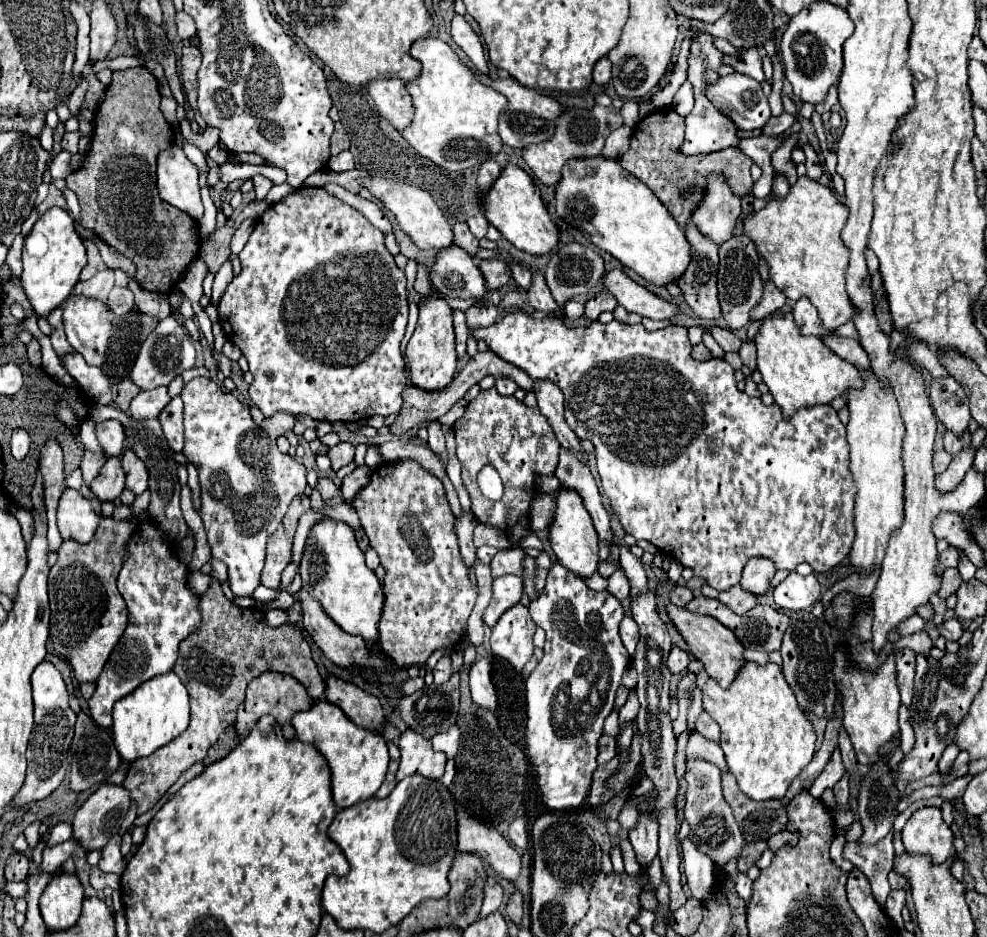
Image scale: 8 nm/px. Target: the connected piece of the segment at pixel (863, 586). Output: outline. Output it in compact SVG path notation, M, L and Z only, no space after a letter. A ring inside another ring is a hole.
M875 571L875 573L867 577L859 573L852 573L844 579L837 581L822 595L821 603L824 610L828 608L832 598L843 591L855 593L863 597L870 597L876 587L877 577L879 577L879 571Z

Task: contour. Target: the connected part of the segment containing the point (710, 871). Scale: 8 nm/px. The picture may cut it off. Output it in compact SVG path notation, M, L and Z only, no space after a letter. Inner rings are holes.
M685 839L681 843L683 849L683 865L685 865L685 875L687 875L687 885L691 889L691 897L705 901L713 895L713 887L715 887L715 865L713 861L699 853L695 849L695 845Z

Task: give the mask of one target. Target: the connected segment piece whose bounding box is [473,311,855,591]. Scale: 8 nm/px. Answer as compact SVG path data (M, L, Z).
M509 313L501 319L501 323L493 323L491 327L473 331L475 339L483 339L487 347L497 353L501 359L523 369L531 379L549 379L553 381L565 395L567 409L565 421L571 425L579 439L589 439L595 447L597 455L597 473L601 477L605 495L611 501L613 513L619 517L623 529L633 535L637 541L649 541L667 557L677 559L683 567L691 567L695 577L705 579L717 591L729 589L741 579L741 569L751 557L763 555L769 557L777 569L795 571L799 563L809 563L815 571L823 573L841 563L853 543L853 497L855 485L849 473L849 445L845 439L845 427L841 425L837 411L829 405L819 405L811 409L799 409L789 421L783 421L781 409L777 405L765 407L761 399L749 397L741 393L735 385L733 367L723 359L709 359L707 363L699 363L691 357L691 343L687 339L687 327L669 325L661 331L649 333L643 325L625 325L619 321L611 321L603 325L599 321L591 323L591 327L573 327L567 329L563 321L557 319L531 319L525 313Z

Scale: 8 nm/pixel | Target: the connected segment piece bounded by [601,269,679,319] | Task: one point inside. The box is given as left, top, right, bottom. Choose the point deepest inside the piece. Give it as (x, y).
(633, 297)

